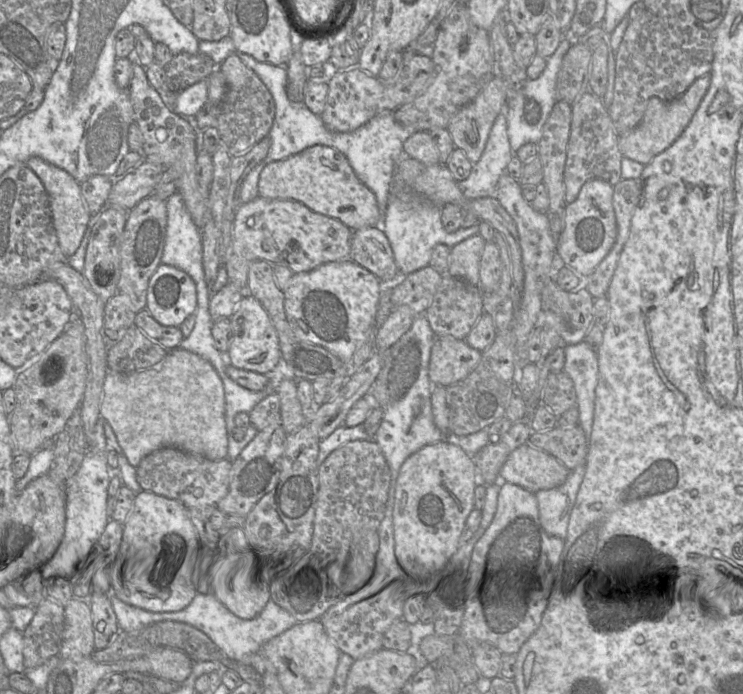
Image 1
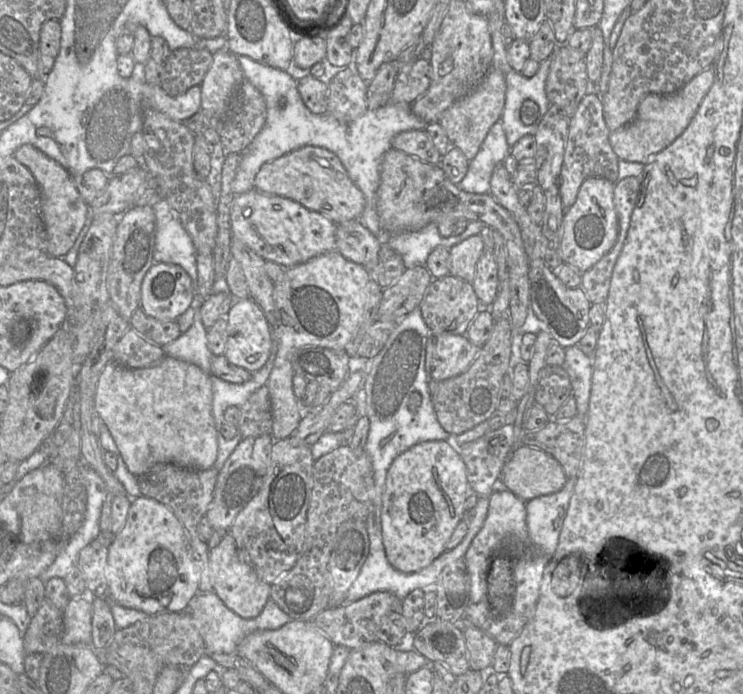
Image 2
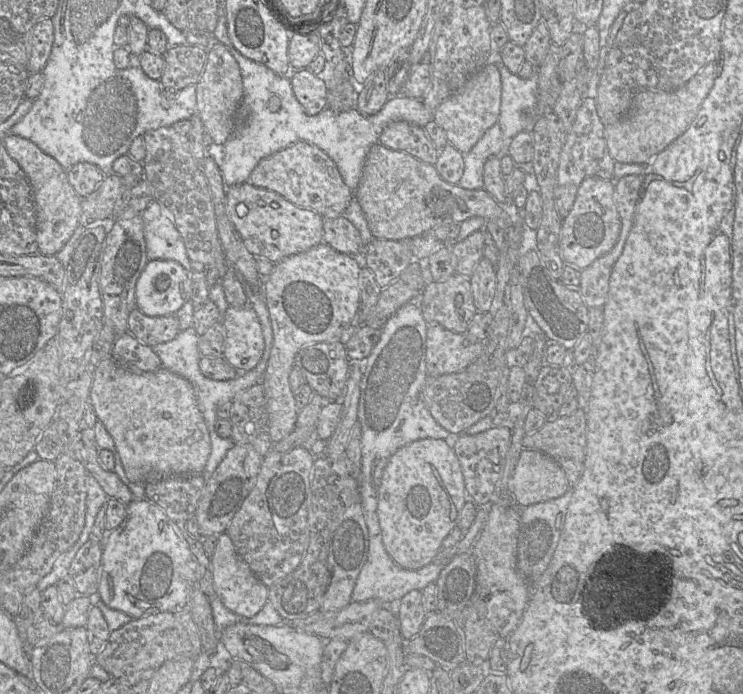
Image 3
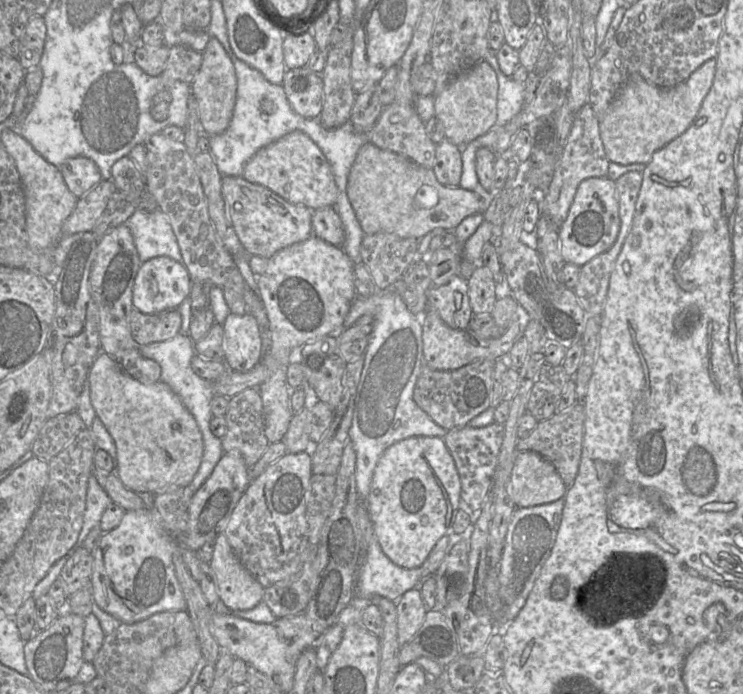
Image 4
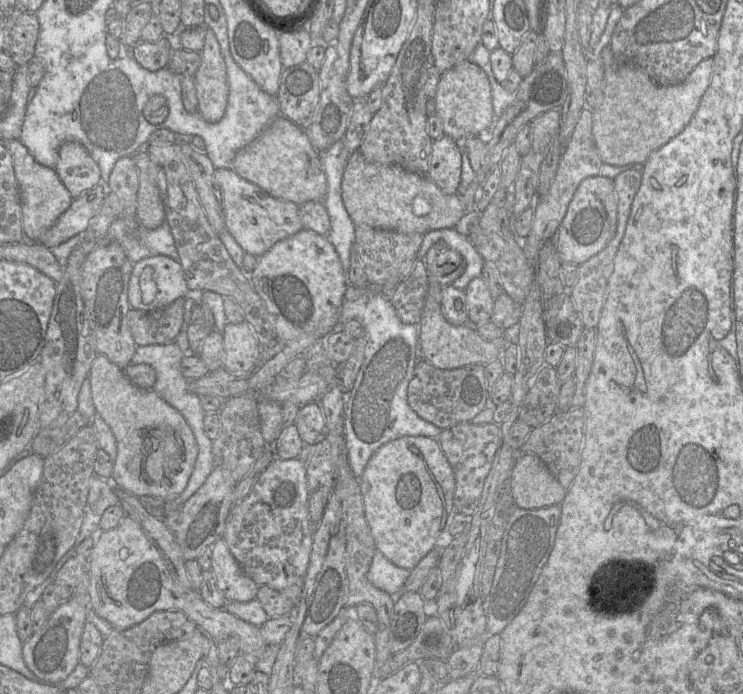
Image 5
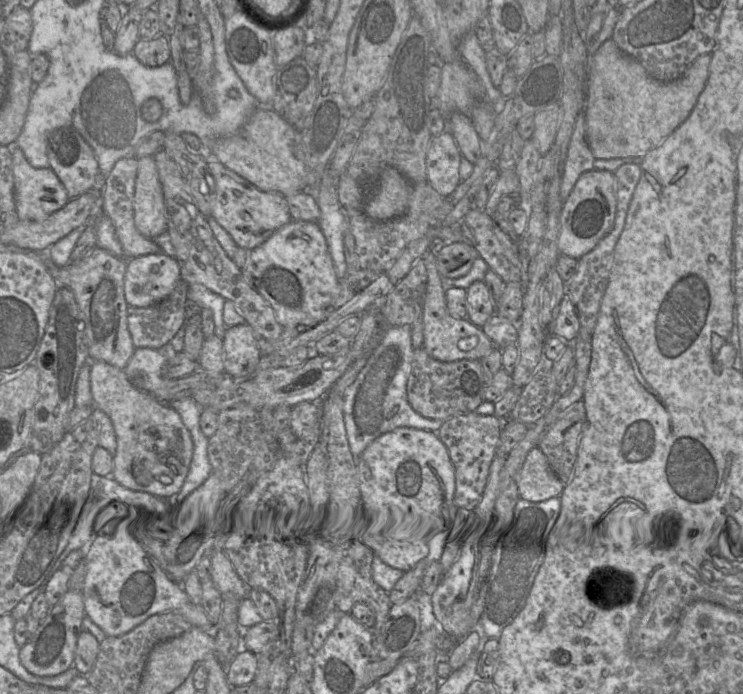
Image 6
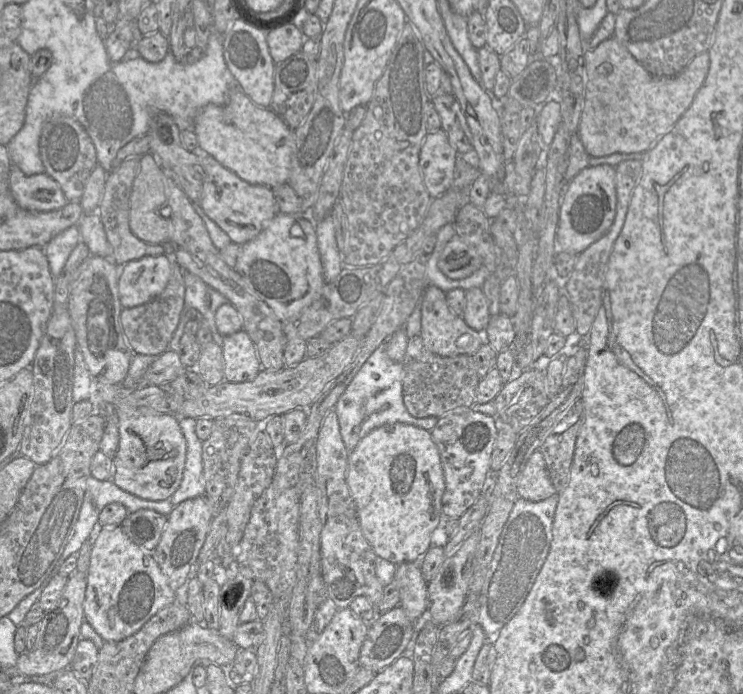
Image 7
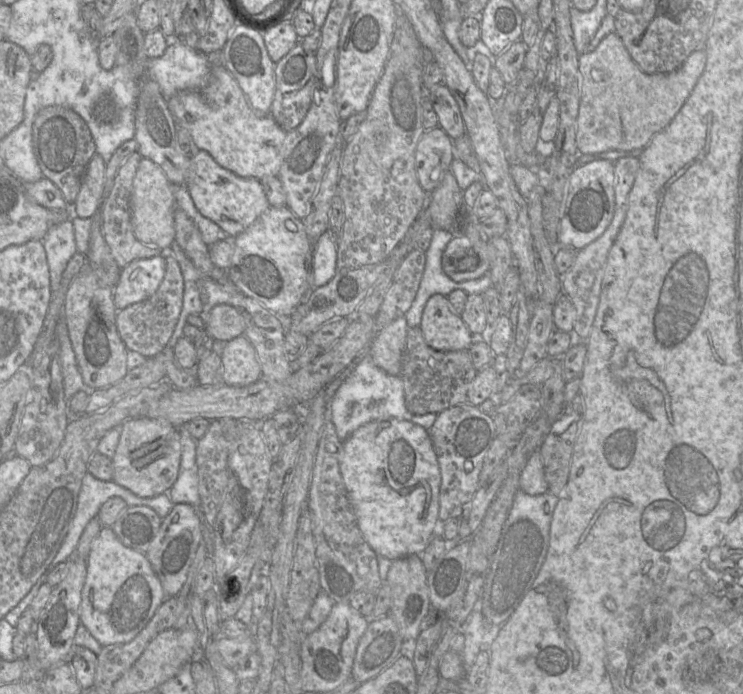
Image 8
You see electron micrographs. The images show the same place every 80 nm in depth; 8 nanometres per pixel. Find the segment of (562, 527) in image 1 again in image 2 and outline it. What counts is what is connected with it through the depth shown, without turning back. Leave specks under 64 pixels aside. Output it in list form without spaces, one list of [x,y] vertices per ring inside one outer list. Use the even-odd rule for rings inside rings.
[[[567,479],[564,487],[553,494],[526,501],[526,523],[531,541],[545,556],[552,558],[575,487],[575,479]]]

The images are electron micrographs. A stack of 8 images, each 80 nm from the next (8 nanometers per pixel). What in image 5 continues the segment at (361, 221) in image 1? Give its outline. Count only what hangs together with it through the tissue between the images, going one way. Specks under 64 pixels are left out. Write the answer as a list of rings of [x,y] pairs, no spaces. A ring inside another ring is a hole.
[[[284,116],[275,118],[249,145],[241,149],[232,161],[231,169],[271,196],[296,205],[309,201],[323,203],[327,193],[320,153],[314,149],[303,128]]]

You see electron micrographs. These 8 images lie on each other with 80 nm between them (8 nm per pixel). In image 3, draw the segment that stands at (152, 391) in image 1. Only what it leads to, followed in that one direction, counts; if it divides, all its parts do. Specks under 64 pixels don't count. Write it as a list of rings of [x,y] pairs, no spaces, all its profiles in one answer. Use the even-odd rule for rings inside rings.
[[[111,356],[102,360],[95,370],[90,403],[98,420],[113,438],[130,482],[144,485],[167,476],[199,475],[204,472],[211,452],[210,435],[194,388],[185,378],[164,367],[154,372],[133,373],[118,365]]]

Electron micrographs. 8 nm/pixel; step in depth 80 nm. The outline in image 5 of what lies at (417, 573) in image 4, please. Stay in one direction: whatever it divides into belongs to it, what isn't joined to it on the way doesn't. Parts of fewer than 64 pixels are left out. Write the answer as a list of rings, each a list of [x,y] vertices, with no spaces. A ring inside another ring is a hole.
[[[376,550],[367,579],[376,588],[396,597],[403,591],[409,575],[410,570],[394,565],[380,551]]]

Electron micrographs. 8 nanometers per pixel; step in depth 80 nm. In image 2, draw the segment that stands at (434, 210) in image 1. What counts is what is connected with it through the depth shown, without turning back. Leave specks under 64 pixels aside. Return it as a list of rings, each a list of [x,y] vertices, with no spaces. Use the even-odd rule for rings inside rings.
[[[469,221],[463,233],[456,236],[442,237],[438,224],[429,223],[418,231],[406,231],[387,235],[383,232],[383,241],[401,255],[406,269],[425,266],[429,254],[438,246],[450,249],[470,236],[480,234],[485,224],[481,221]]]

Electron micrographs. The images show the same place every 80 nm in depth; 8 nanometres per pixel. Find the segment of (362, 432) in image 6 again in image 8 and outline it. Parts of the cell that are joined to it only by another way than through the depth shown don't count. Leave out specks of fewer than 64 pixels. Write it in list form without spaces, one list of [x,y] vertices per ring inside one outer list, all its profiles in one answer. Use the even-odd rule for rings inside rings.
[[[370,354],[358,360],[350,375],[337,389],[329,404],[329,417],[341,441],[346,440],[364,424],[375,420],[406,420],[429,431],[437,419],[437,414],[414,415],[405,406],[405,394],[401,376],[392,376],[378,368]]]

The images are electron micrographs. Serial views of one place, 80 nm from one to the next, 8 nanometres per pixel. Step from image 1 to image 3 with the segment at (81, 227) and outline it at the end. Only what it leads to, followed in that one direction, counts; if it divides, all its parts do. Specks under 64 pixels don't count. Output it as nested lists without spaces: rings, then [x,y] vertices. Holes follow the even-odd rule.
[[[7,133],[1,138],[8,154],[20,165],[33,189],[39,253],[55,256],[79,226],[82,198],[69,182],[67,170],[29,139]]]

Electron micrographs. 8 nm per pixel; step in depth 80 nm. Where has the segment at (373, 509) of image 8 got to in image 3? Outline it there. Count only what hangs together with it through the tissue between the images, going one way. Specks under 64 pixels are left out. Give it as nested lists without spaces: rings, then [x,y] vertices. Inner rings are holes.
[[[425,438],[400,448],[382,474],[377,507],[383,545],[394,563],[417,570],[433,562],[467,501],[460,462],[444,439]]]

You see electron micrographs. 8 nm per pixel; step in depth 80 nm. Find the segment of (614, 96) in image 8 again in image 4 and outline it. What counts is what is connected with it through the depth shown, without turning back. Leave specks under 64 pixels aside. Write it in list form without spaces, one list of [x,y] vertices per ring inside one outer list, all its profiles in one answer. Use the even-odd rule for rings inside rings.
[[[715,57],[694,70],[686,80],[669,88],[661,88],[649,83],[638,73],[631,74],[610,103],[604,117],[600,120],[600,136],[609,161],[622,165],[647,164],[656,151],[680,136],[699,113],[713,86],[716,69],[717,58]]]

